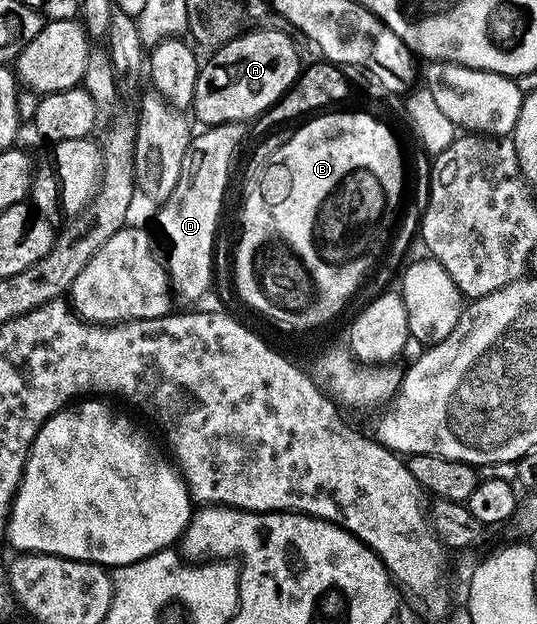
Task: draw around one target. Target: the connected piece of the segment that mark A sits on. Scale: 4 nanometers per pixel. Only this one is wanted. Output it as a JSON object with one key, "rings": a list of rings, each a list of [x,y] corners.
{"rings":[[[262,28],[259,32],[243,31],[207,60],[210,61],[207,64],[205,61],[198,73],[192,109],[193,119],[198,119],[206,128],[245,125],[259,119],[286,96],[304,67],[297,46],[284,33],[273,32],[270,28]]]}

